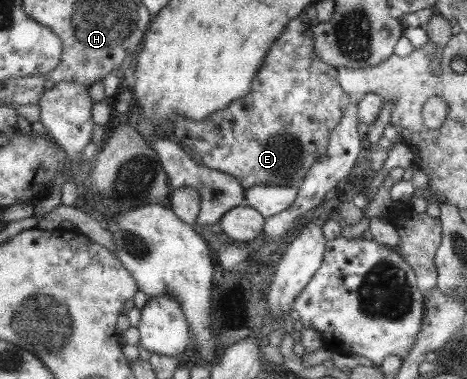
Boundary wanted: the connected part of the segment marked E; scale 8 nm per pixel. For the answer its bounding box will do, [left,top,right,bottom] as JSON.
[173,17,349,189]

